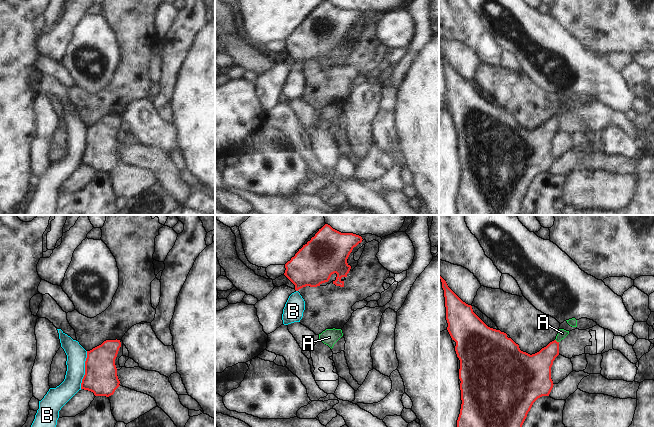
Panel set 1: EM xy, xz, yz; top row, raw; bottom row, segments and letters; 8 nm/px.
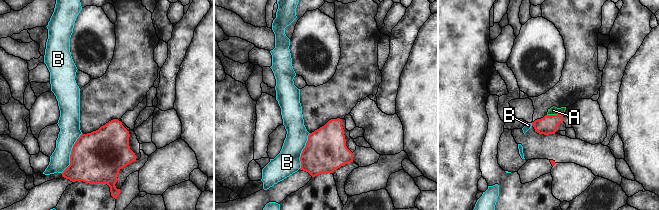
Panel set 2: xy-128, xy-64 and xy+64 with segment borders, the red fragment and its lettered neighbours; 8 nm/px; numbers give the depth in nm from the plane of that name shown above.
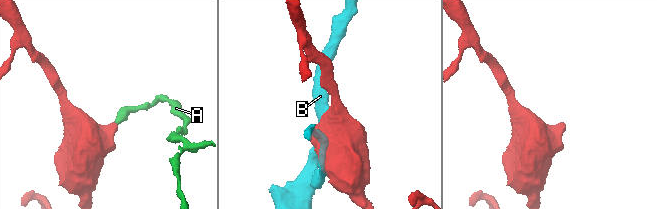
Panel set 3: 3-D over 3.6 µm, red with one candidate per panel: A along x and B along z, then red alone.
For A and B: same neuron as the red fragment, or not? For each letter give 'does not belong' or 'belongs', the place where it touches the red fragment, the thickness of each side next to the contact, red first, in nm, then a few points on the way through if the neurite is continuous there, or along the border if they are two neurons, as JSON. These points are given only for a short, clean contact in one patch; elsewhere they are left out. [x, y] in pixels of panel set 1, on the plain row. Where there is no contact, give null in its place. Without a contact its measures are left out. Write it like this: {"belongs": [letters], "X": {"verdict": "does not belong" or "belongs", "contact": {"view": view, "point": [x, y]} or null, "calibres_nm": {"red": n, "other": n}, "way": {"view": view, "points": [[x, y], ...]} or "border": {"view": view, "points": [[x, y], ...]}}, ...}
{"belongs": [], "A": {"verdict": "does not belong", "contact": {"view": "yz", "point": [556, 117]}, "calibres_nm": {"red": 200, "other": 70}, "border": {"view": "yz", "points": [[555, 115], [558, 118]]}}, "B": {"verdict": "does not belong", "contact": {"view": "xy", "point": [85, 146]}, "calibres_nm": {"red": 260, "other": 160}}}

